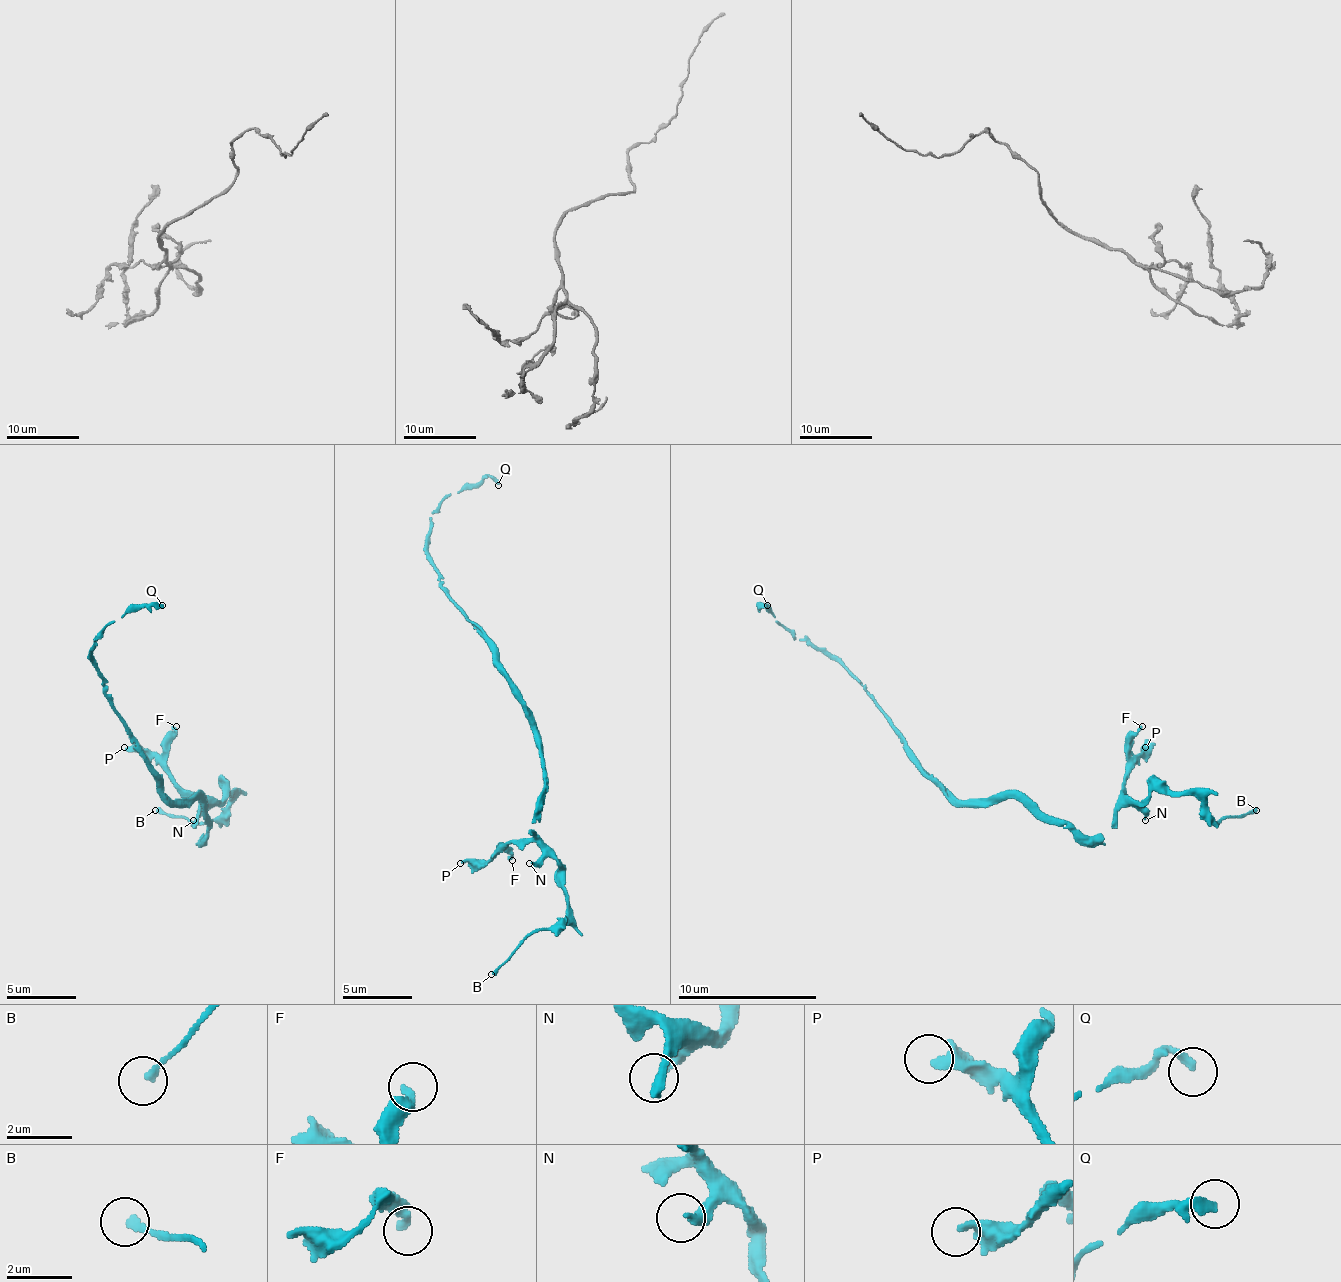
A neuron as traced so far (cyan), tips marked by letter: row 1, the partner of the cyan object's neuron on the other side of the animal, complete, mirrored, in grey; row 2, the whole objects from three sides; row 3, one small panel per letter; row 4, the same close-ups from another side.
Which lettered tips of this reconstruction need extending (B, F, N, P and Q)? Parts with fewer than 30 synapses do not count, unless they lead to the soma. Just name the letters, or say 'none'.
none

